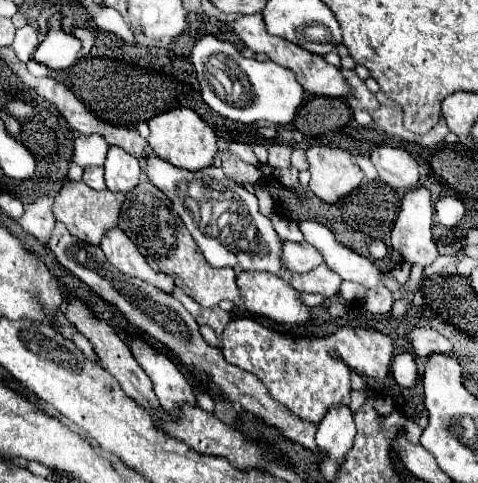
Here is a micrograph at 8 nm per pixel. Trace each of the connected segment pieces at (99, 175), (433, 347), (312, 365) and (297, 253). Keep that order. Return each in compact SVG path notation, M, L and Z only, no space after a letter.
M91 166L83 170L83 182L87 186L91 186L93 190L103 190L105 182L103 182L103 166Z
M415 328L409 332L409 342L415 348L415 354L425 358L433 352L441 352L441 354L451 354L451 342L441 336L437 330L433 328Z
M251 318L233 320L223 332L223 356L241 370L253 372L269 390L303 420L319 424L333 404L349 402L349 368L333 352L331 338L293 338L265 328Z
M281 240L281 258L283 258L283 268L289 272L309 272L315 266L323 262L321 254L307 242L295 244Z

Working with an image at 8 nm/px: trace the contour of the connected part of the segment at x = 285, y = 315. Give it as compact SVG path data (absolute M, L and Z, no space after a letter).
M239 272L237 286L245 298L247 310L253 314L261 314L271 318L273 322L289 324L289 326L303 326L311 320L311 310L303 304L301 294L295 288L291 288L291 284L281 276L269 272Z

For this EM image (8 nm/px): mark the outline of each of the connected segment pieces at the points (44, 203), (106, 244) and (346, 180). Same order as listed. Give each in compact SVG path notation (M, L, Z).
M39 198L35 202L23 204L23 216L19 218L19 224L33 236L37 236L41 242L49 240L51 228L55 228L55 216L51 212L53 198Z
M111 228L107 230L107 234L101 240L101 248L107 256L107 260L123 274L127 276L137 276L145 282L155 284L157 288L165 290L165 292L173 292L173 280L167 274L155 272L147 260L143 258L143 254L135 248L135 244L131 242L131 238L121 230L121 228Z
M311 146L307 148L307 162L311 172L309 188L325 202L337 202L363 182L363 172L347 150Z

